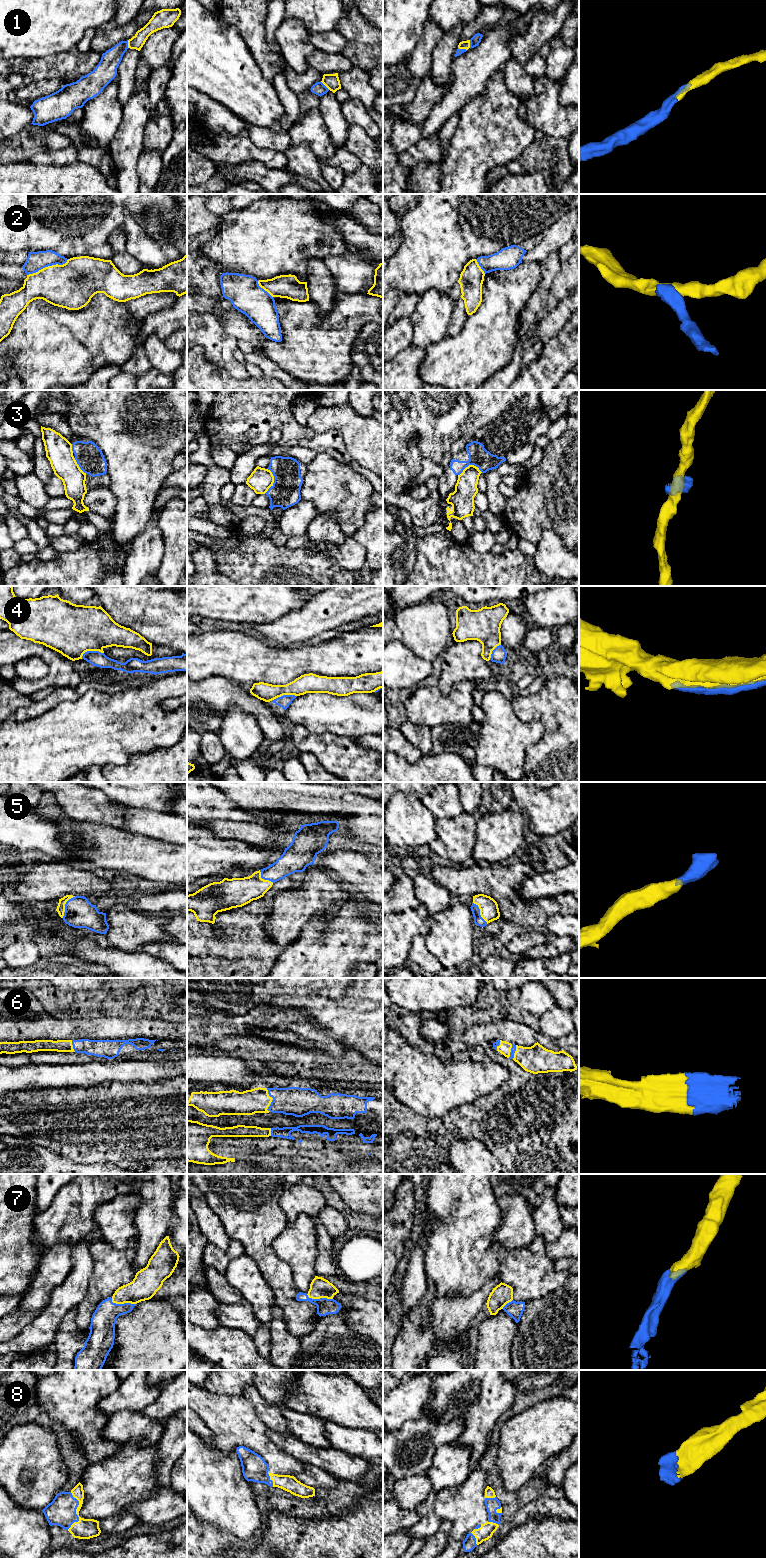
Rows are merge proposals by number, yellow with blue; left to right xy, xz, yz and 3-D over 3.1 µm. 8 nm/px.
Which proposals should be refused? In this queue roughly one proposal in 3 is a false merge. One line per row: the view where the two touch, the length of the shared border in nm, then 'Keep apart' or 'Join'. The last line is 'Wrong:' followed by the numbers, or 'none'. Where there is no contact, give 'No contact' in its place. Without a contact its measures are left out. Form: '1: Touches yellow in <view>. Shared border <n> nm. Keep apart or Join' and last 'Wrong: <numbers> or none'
1: Touches yellow in xz. Shared border 100 nm. Join
2: Touches yellow in xy. Shared border 360 nm. Keep apart
3: Touches yellow in xz. Shared border 200 nm. Keep apart
4: Touches yellow in xy. Shared border 190 nm. Keep apart
5: Touches yellow in xy. Shared border 200 nm. Join
6: Touches yellow in xz. Shared border 190 nm. Join
7: Touches yellow in xy. Shared border 200 nm. Join
8: Touches yellow in xy. Shared border 300 nm. Join
Wrong: 2, 3, 4

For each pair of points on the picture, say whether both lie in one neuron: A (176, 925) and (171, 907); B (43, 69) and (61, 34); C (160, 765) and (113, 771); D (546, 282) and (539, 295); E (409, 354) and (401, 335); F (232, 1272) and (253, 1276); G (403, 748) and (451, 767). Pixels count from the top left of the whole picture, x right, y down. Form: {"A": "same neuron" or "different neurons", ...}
{"A": "different neurons", "B": "different neurons", "C": "same neuron", "D": "same neuron", "E": "different neurons", "F": "same neuron", "G": "different neurons"}

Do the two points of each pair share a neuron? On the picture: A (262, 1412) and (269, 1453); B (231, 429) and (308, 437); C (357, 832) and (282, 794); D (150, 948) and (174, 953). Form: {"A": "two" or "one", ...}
{"A": "two", "B": "one", "C": "one", "D": "one"}

